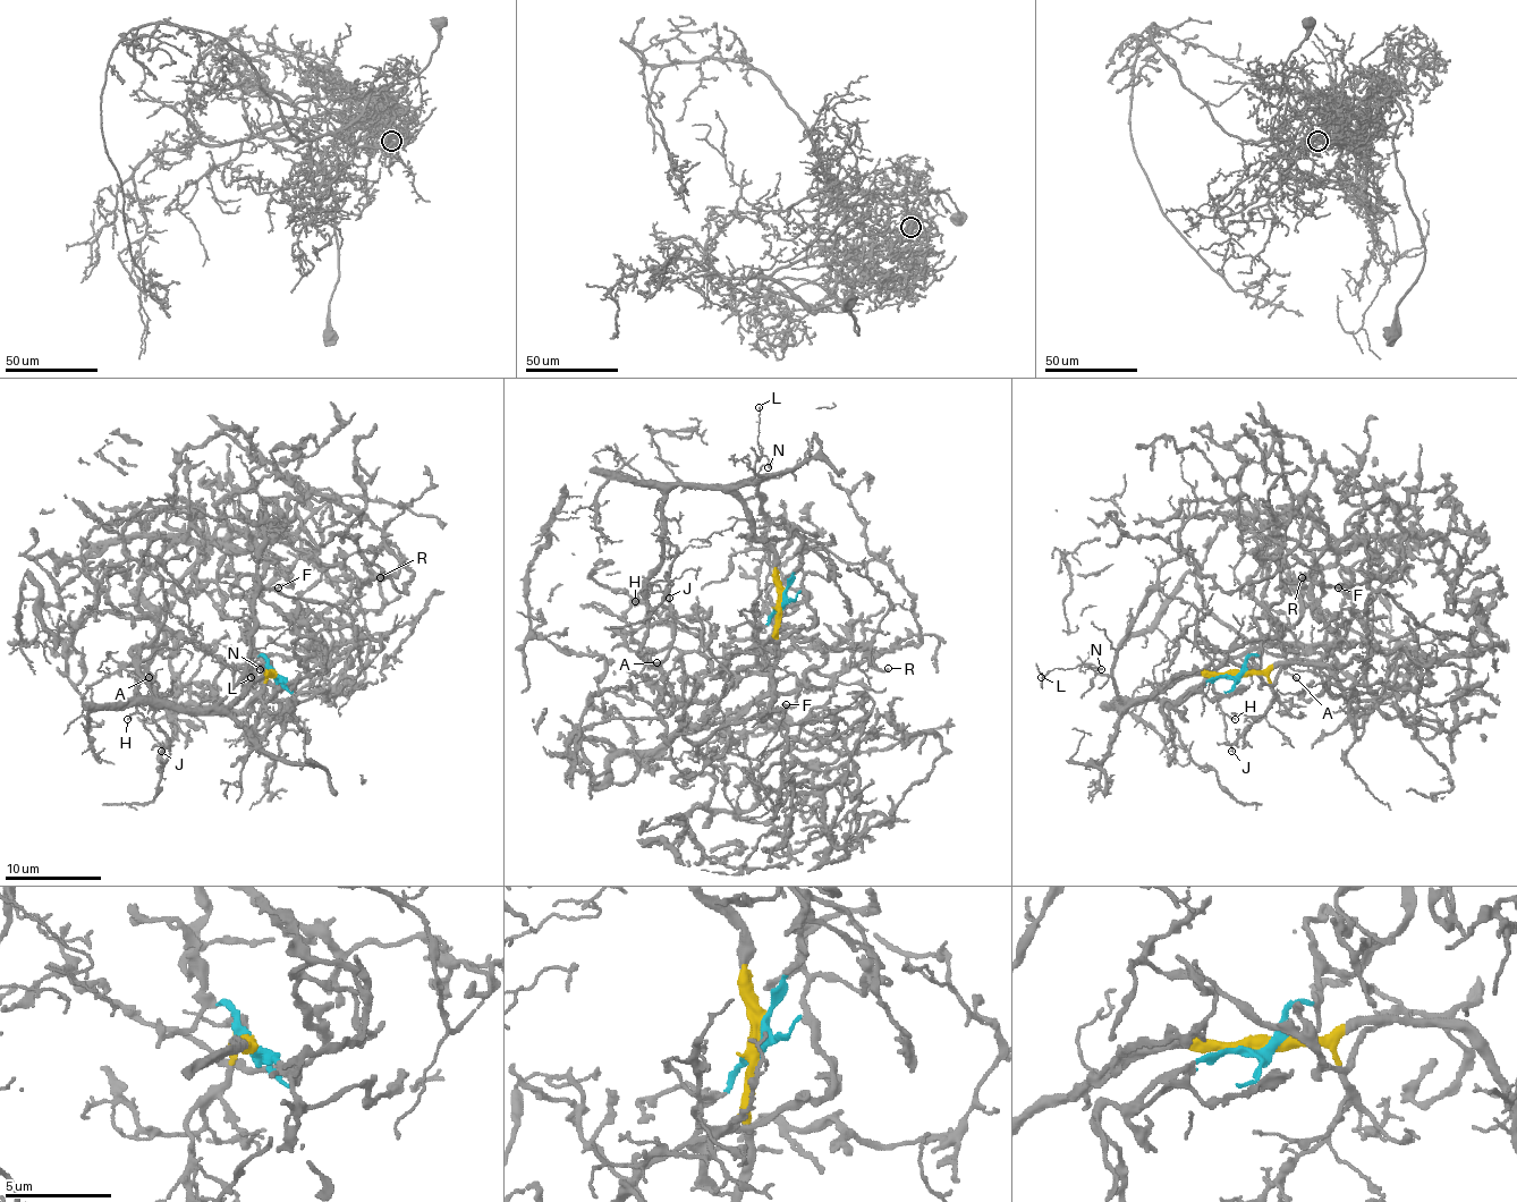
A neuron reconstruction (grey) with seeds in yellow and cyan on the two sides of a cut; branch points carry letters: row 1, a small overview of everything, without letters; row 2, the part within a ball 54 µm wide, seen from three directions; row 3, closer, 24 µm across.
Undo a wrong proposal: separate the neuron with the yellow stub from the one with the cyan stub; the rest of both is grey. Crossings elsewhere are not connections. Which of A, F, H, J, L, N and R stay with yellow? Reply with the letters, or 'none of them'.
A, H, J, L, N

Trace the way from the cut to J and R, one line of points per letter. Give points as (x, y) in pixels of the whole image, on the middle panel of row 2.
J: (780, 604), (776, 553), (747, 510), (723, 489), (678, 484), (663, 504), (663, 561), (644, 585), (668, 597)
R: (784, 604), (752, 645), (762, 667), (740, 667), (749, 674), (829, 688), (857, 648), (889, 669)

